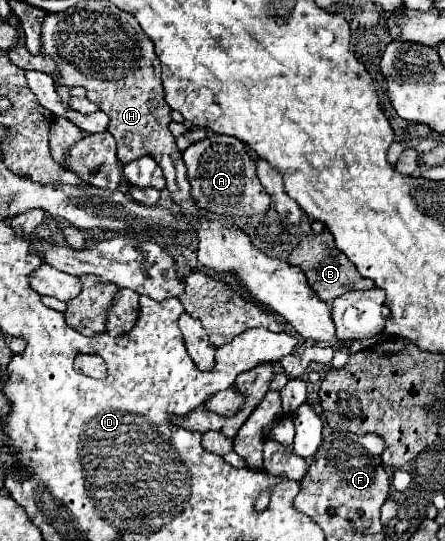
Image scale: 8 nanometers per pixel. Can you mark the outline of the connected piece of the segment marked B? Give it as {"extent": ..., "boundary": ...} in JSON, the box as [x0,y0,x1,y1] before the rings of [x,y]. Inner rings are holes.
{"extent":[289,230,375,302],"boundary":[[[323,230],[321,234],[311,234],[311,236],[305,236],[295,248],[293,252],[289,254],[289,262],[293,266],[299,266],[307,280],[309,280],[309,286],[317,292],[317,296],[325,302],[331,302],[333,298],[341,296],[343,292],[349,292],[349,290],[369,290],[375,286],[373,280],[369,278],[363,278],[357,268],[349,262],[349,258],[339,252],[335,248],[335,242],[333,242],[333,236],[329,230]]]}

